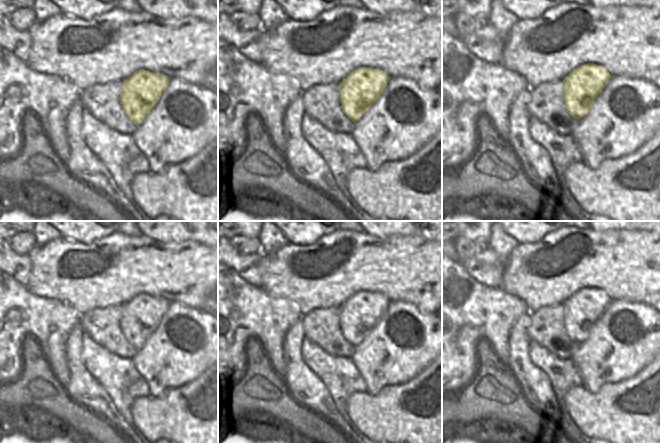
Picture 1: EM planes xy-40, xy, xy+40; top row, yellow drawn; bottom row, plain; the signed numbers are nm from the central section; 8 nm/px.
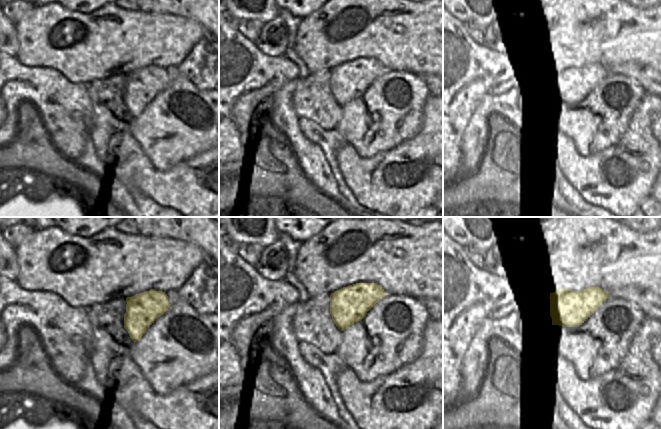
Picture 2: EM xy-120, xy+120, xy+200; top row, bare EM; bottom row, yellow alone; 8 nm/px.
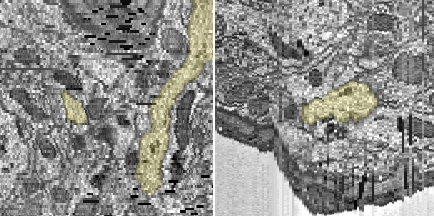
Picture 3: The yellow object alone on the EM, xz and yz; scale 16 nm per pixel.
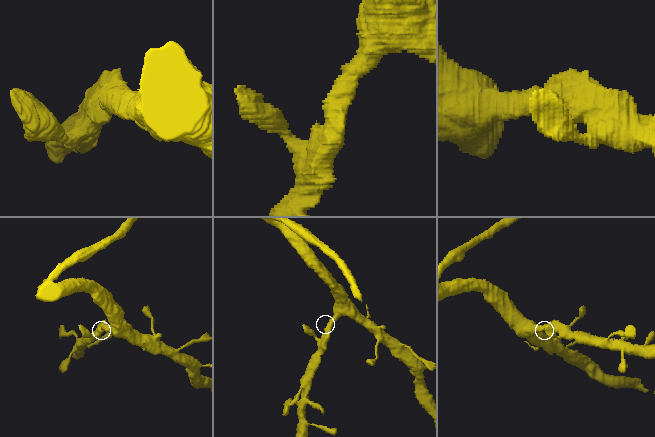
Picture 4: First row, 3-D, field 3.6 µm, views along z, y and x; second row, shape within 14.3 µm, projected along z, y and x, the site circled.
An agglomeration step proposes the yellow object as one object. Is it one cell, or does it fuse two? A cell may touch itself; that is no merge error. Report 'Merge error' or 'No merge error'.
No merge error.

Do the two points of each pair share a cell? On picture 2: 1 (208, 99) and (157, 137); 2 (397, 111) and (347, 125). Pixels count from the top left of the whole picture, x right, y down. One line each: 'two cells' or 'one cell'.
1: one cell
2: one cell

